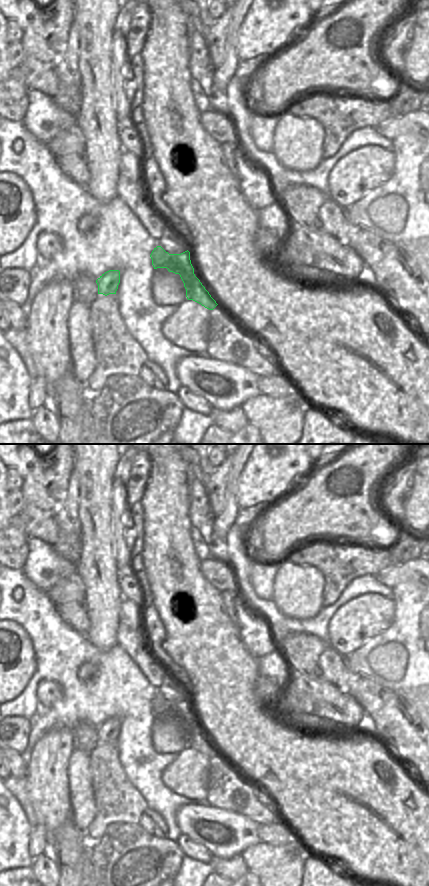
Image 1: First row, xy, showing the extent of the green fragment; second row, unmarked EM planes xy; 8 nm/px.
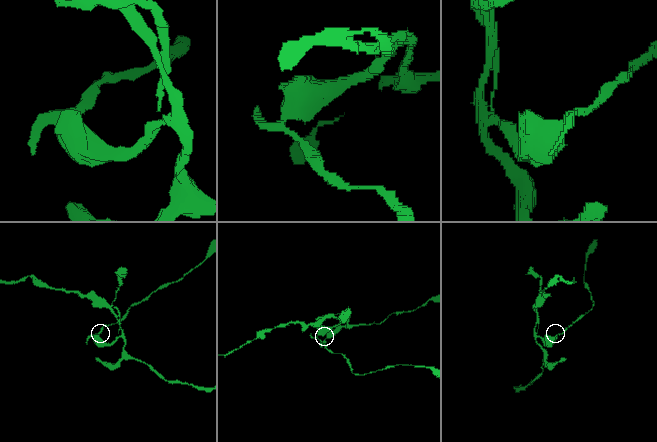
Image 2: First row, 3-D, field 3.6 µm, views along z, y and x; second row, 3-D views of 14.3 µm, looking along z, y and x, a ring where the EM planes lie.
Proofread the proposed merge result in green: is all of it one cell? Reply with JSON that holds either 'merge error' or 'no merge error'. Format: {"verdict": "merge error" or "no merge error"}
{"verdict": "merge error"}

